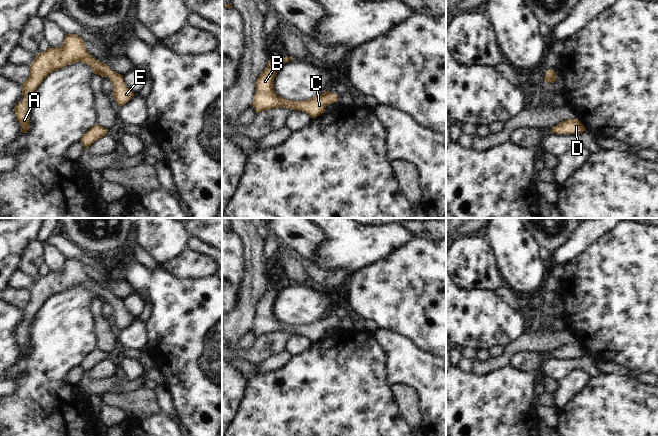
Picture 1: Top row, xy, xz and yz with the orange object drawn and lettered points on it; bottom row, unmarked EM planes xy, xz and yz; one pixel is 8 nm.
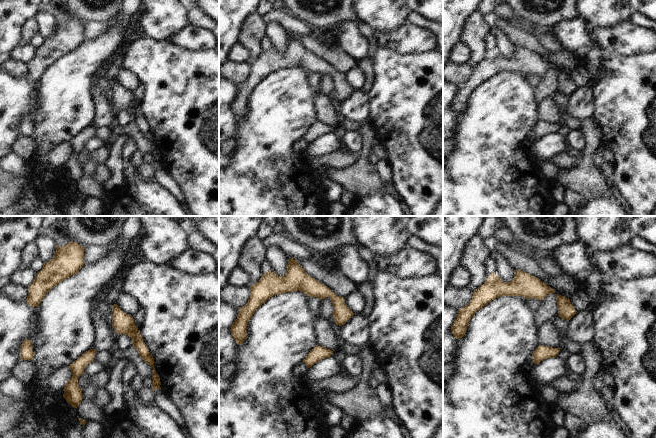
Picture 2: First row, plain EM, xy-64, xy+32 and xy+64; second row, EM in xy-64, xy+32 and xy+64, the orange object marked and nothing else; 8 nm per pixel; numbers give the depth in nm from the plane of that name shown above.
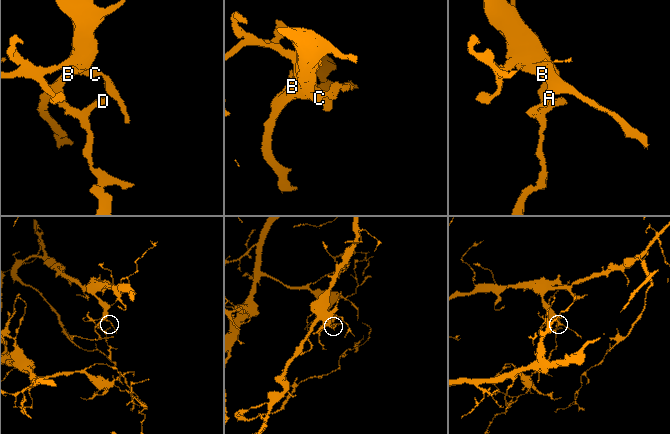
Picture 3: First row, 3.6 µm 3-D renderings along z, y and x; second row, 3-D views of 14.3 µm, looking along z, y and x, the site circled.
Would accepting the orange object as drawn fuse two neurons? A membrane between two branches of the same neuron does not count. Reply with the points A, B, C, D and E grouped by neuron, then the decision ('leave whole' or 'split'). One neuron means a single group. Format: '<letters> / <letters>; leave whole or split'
A B C D E; leave whole

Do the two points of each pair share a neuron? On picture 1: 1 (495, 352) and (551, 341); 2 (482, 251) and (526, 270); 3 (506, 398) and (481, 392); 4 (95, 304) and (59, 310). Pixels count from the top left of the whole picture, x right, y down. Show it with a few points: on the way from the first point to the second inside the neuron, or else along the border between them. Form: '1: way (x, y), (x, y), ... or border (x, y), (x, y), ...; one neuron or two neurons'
1: border (504, 346), (504, 351), (499, 356), (490, 358); two neurons
2: border (485, 236), (502, 278); two neurons
3: way (500, 398), (487, 398); one neuron
4: border (93, 297), (89, 312), (94, 321), (94, 328); two neurons

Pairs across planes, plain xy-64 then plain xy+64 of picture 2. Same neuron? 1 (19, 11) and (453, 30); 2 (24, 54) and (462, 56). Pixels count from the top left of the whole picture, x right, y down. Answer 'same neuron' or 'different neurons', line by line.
1: same neuron
2: same neuron

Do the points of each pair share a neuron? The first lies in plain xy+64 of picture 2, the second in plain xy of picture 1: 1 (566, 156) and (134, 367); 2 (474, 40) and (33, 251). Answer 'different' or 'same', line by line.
1: different
2: same

